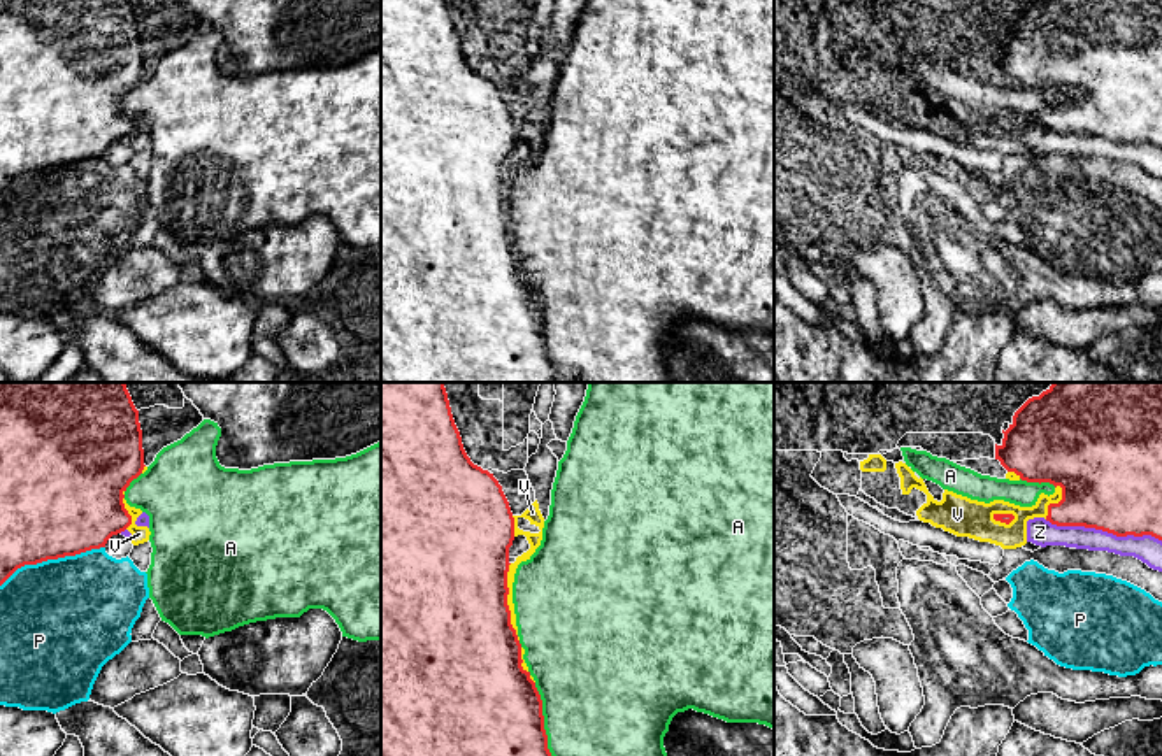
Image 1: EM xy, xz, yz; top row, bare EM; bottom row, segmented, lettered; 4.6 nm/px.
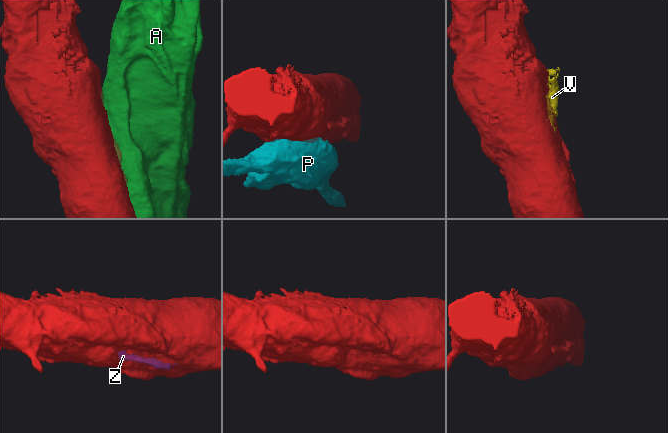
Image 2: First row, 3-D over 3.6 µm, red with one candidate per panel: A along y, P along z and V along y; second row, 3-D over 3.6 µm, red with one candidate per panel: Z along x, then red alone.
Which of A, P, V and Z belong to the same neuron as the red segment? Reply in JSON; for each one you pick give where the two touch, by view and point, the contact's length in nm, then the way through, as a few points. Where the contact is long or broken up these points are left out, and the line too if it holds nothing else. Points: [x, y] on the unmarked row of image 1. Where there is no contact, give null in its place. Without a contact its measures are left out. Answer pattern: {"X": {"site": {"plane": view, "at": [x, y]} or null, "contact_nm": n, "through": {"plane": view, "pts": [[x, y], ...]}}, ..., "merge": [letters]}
{"merge": []}

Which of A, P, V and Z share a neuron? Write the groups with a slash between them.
A / P / V Z

